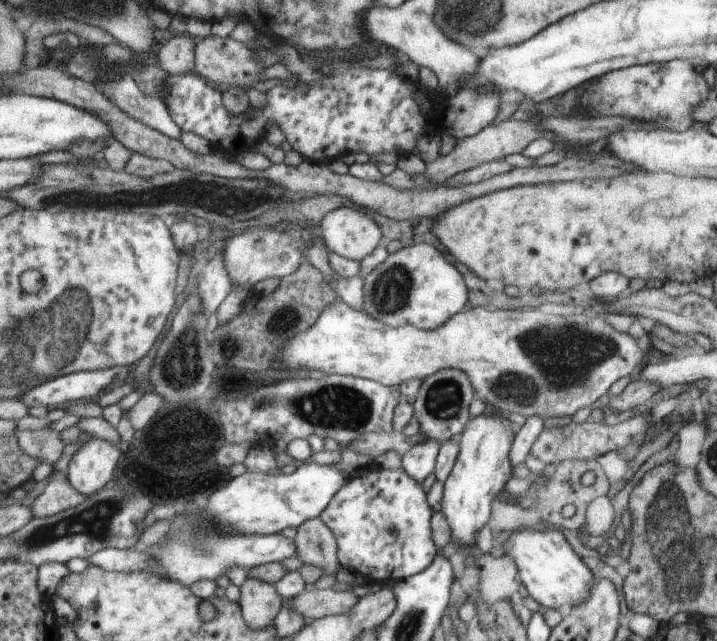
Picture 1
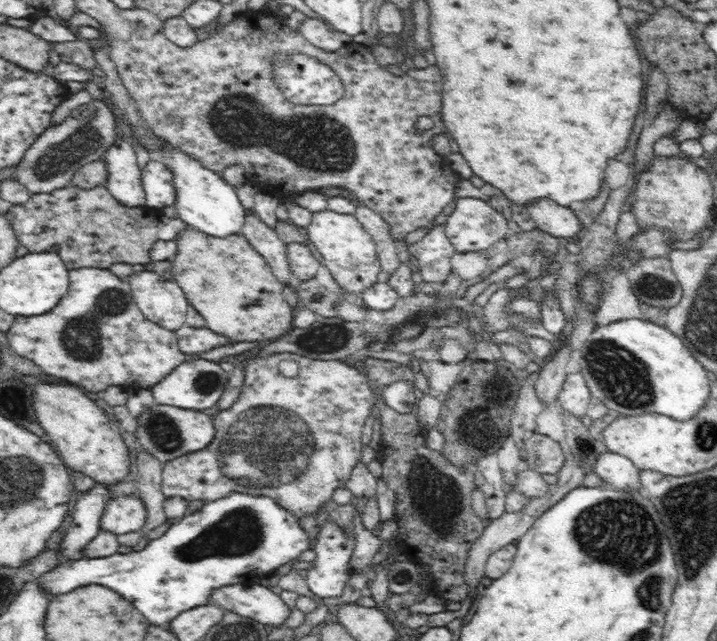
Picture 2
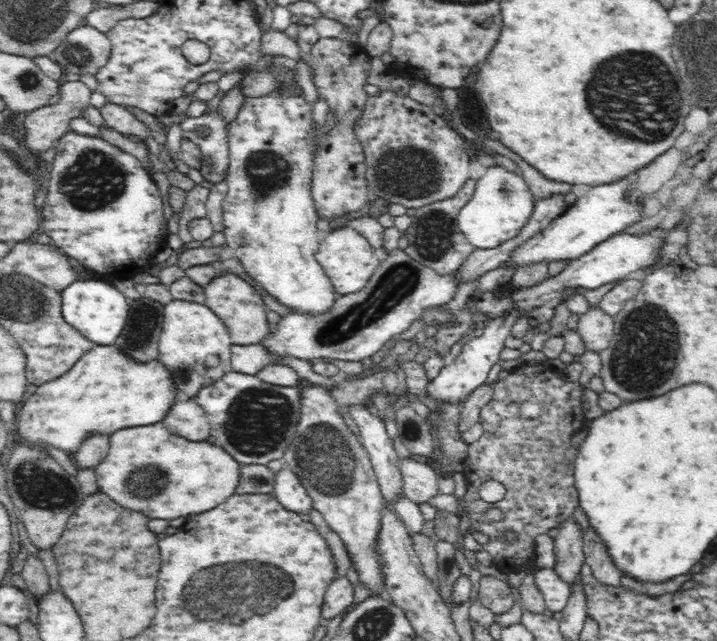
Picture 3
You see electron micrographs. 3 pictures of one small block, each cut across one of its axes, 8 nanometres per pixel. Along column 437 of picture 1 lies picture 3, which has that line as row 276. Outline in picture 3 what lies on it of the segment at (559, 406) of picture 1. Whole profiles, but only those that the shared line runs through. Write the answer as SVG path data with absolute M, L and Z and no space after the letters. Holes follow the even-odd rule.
M346 226L331 231L320 242L315 257L322 269L325 270L326 277L332 281L336 294L346 295L362 291L362 288L367 286L374 270L380 265L382 255L358 230Z

